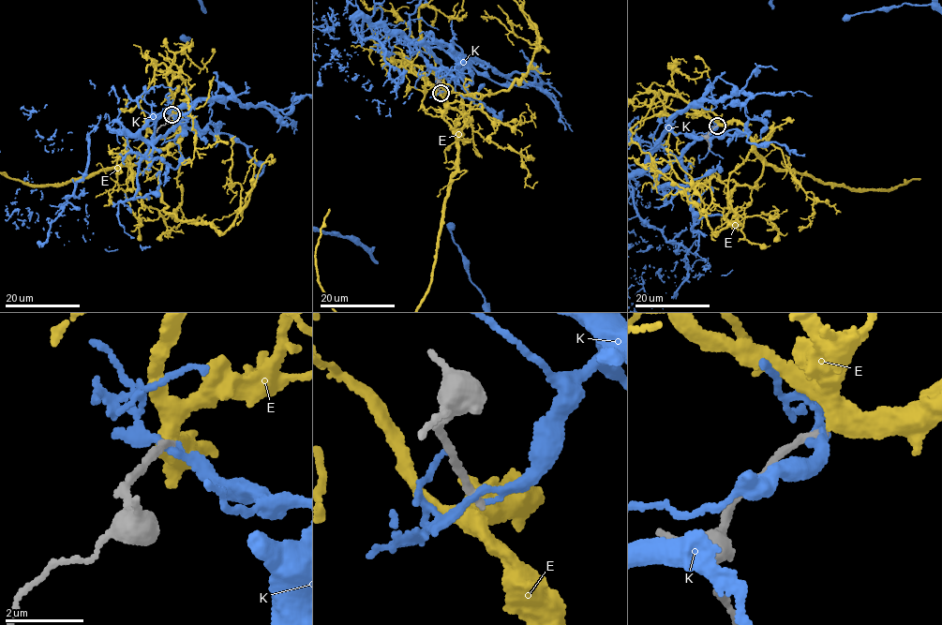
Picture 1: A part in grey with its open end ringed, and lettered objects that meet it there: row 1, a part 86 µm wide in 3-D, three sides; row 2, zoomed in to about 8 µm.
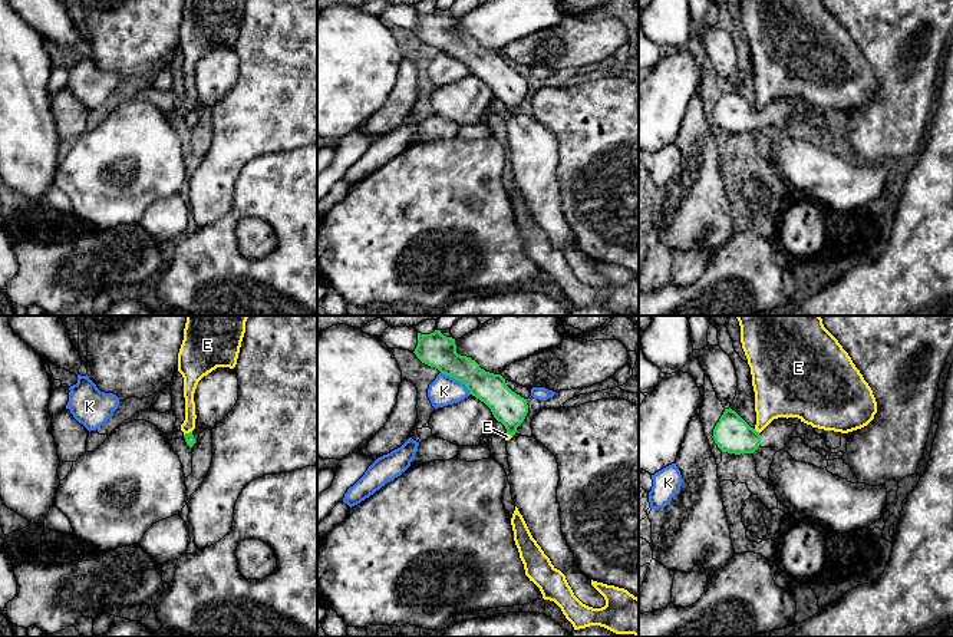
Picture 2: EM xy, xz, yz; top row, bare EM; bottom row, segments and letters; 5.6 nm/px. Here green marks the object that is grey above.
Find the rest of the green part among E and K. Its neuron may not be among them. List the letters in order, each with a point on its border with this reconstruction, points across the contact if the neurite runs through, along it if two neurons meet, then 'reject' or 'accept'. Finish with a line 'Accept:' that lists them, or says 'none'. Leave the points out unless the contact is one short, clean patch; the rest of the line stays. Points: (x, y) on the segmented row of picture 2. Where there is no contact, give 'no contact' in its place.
E: yz (755, 431) | along yz (754, 429), (759, 432) | reject
K: xz (457, 379) | along xz (441, 372), (459, 380), (471, 393) | reject
Accept: none

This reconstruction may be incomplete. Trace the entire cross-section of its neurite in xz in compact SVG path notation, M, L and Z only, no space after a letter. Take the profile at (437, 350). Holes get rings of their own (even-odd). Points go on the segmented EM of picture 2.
M441 330L431 334L418 333L413 353L422 363L465 384L472 396L491 409L507 433L515 435L528 413L528 405L527 399L507 386L501 374L485 372L471 357L458 354L455 339L443 336Z

